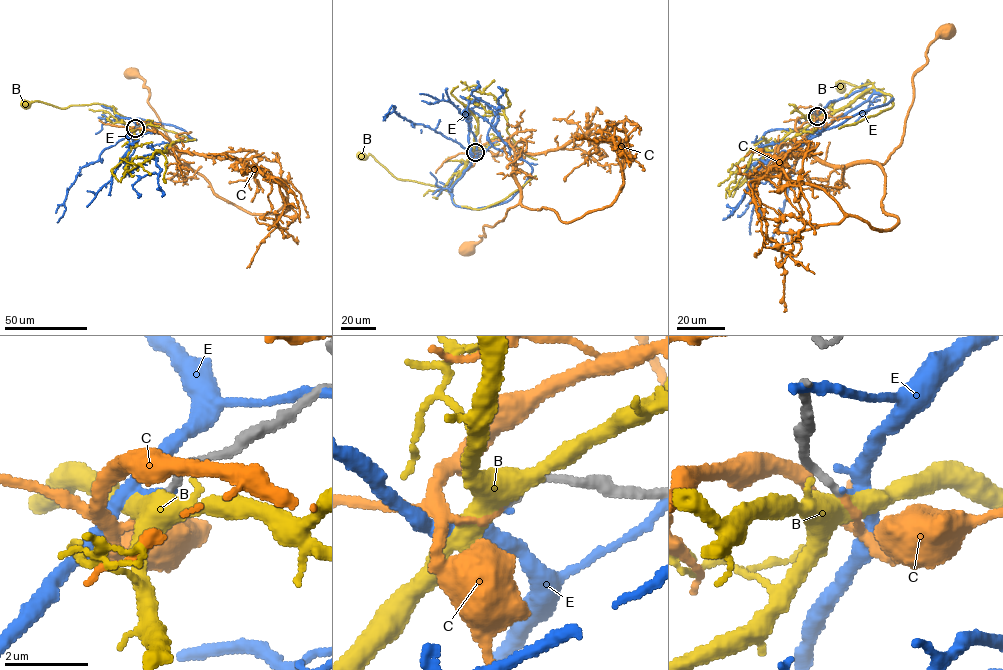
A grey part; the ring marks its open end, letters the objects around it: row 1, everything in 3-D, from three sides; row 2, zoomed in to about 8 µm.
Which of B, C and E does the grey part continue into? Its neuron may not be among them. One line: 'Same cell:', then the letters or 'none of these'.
Same cell: C

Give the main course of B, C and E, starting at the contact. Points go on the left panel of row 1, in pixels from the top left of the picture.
B: (134, 128), (130, 128), (111, 106), (102, 104), (61, 108), (35, 101), (24, 105)
C: (134, 128), (160, 132), (175, 146), (178, 164), (188, 164), (179, 163), (148, 102), (144, 81), (131, 72)
E: (134, 128), (134, 121), (111, 110), (139, 135), (129, 174), (170, 144), (192, 139), (174, 126), (135, 119)

